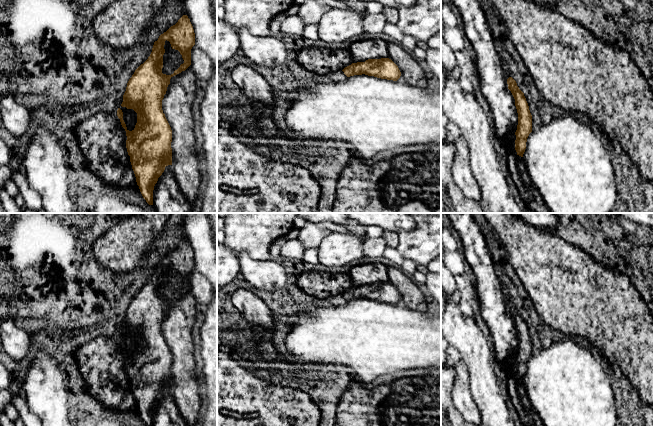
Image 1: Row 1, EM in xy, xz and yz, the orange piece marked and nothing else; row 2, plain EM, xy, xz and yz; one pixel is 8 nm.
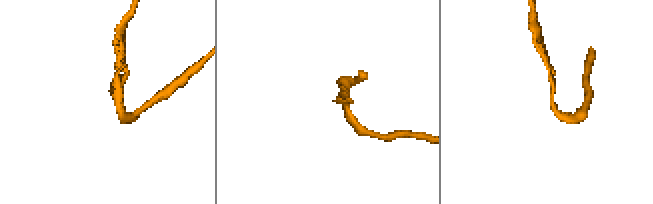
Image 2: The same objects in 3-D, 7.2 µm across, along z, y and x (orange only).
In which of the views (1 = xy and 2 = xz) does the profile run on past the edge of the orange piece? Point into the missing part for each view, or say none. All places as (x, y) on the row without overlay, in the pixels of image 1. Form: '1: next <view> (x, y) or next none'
1: next none
2: next none

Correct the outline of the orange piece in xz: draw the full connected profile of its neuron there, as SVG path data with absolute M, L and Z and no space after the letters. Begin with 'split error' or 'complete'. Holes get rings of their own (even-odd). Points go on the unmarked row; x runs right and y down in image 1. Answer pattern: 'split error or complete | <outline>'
complete | M389 282L368 283L365 286L352 287L342 295L347 301L365 298L393 305L397 305L401 300L398 290Z

